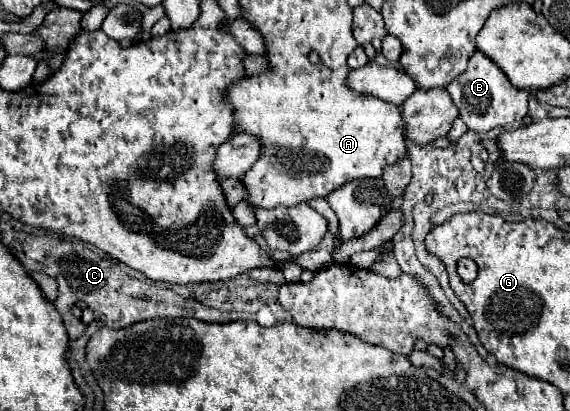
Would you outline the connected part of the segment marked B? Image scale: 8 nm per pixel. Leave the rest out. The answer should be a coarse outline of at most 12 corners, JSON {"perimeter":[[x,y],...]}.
{"perimeter":[[480,51],[446,89],[476,133],[518,123],[528,91]]}

